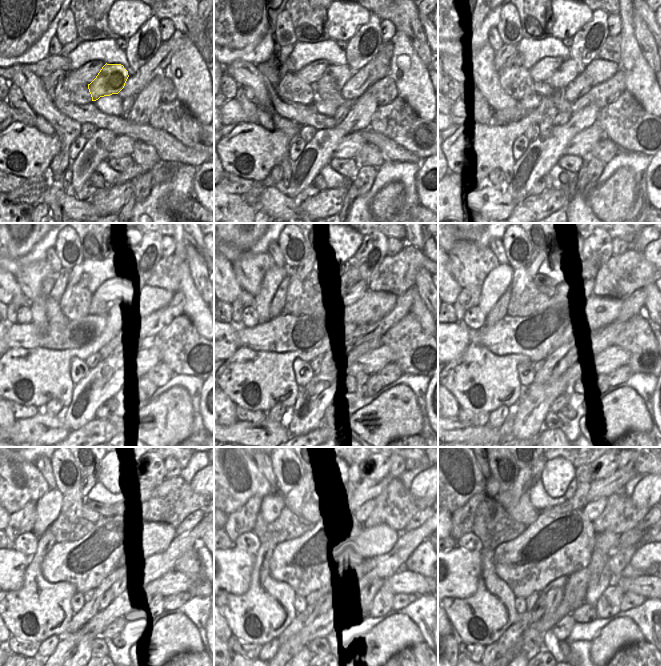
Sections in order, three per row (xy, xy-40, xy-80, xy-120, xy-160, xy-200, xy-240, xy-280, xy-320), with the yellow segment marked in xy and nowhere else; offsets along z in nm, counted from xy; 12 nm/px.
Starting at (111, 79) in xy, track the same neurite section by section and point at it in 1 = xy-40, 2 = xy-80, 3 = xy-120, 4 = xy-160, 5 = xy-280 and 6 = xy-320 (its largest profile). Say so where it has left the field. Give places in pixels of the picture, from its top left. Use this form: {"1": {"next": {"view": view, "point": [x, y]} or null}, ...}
{"1": {"next": {"view": "xy-40", "point": [333, 79]}}, "2": {"next": {"view": "xy-80", "point": [568, 70]}}, "3": {"next": {"view": "xy-120", "point": [122, 293]}}, "4": {"next": {"view": "xy-160", "point": [358, 289]}}, "5": {"next": {"view": "xy-280", "point": [366, 509]}}, "6": {"next": {"view": "xy-320", "point": [593, 509]}}}

